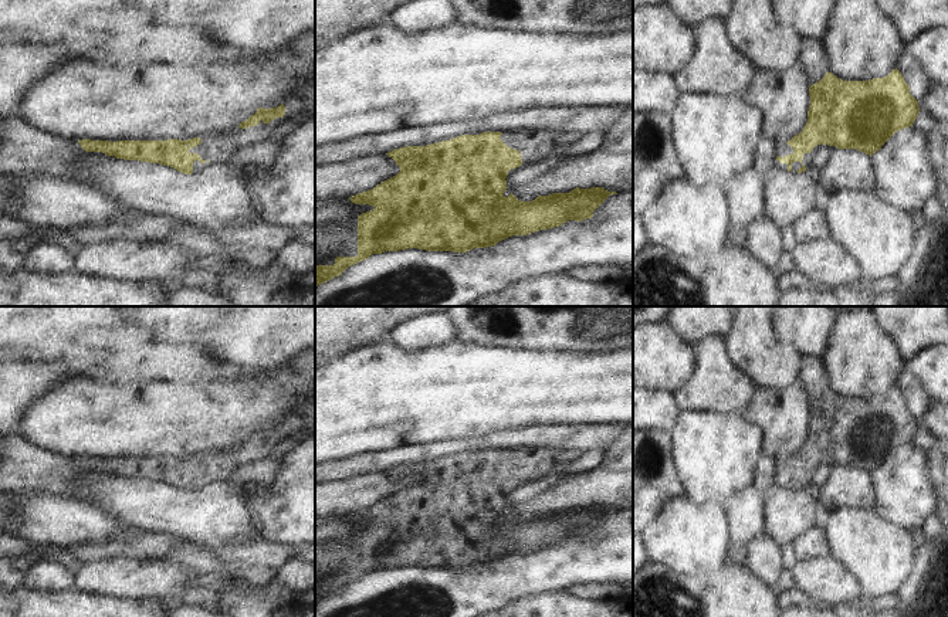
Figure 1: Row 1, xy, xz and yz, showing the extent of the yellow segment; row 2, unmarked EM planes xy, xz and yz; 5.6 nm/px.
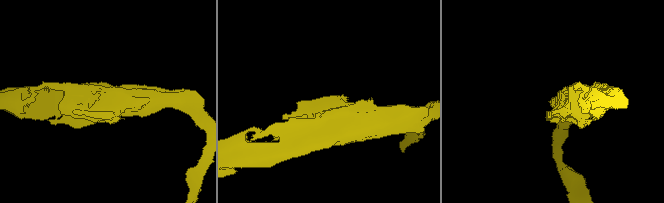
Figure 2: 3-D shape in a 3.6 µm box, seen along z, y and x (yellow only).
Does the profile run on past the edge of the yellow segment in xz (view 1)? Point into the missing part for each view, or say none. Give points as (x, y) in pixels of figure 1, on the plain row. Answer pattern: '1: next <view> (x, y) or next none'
1: next xz (522, 458)

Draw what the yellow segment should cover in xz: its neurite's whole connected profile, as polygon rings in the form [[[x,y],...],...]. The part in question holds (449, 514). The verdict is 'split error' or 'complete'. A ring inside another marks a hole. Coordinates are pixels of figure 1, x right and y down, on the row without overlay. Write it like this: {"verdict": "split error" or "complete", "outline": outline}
{"verdict": "split error", "outline": [[[555,448],[483,450],[386,471],[400,489],[372,508],[349,515],[355,522],[375,525],[358,535],[358,573],[336,574],[334,583],[315,583],[315,604],[339,594],[348,584],[372,572],[407,566],[467,570],[492,565],[512,553],[559,545],[569,538],[583,539],[592,536],[610,512],[617,512],[603,505],[576,505],[569,511],[538,513],[532,519],[521,519],[512,511],[505,515],[508,489],[522,482],[521,474],[531,468],[536,454],[571,462],[582,452]]]}

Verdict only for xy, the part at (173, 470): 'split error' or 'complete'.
split error

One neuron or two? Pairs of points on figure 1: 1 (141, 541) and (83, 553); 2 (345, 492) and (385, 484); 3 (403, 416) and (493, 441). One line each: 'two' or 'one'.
1: one
2: one
3: two

